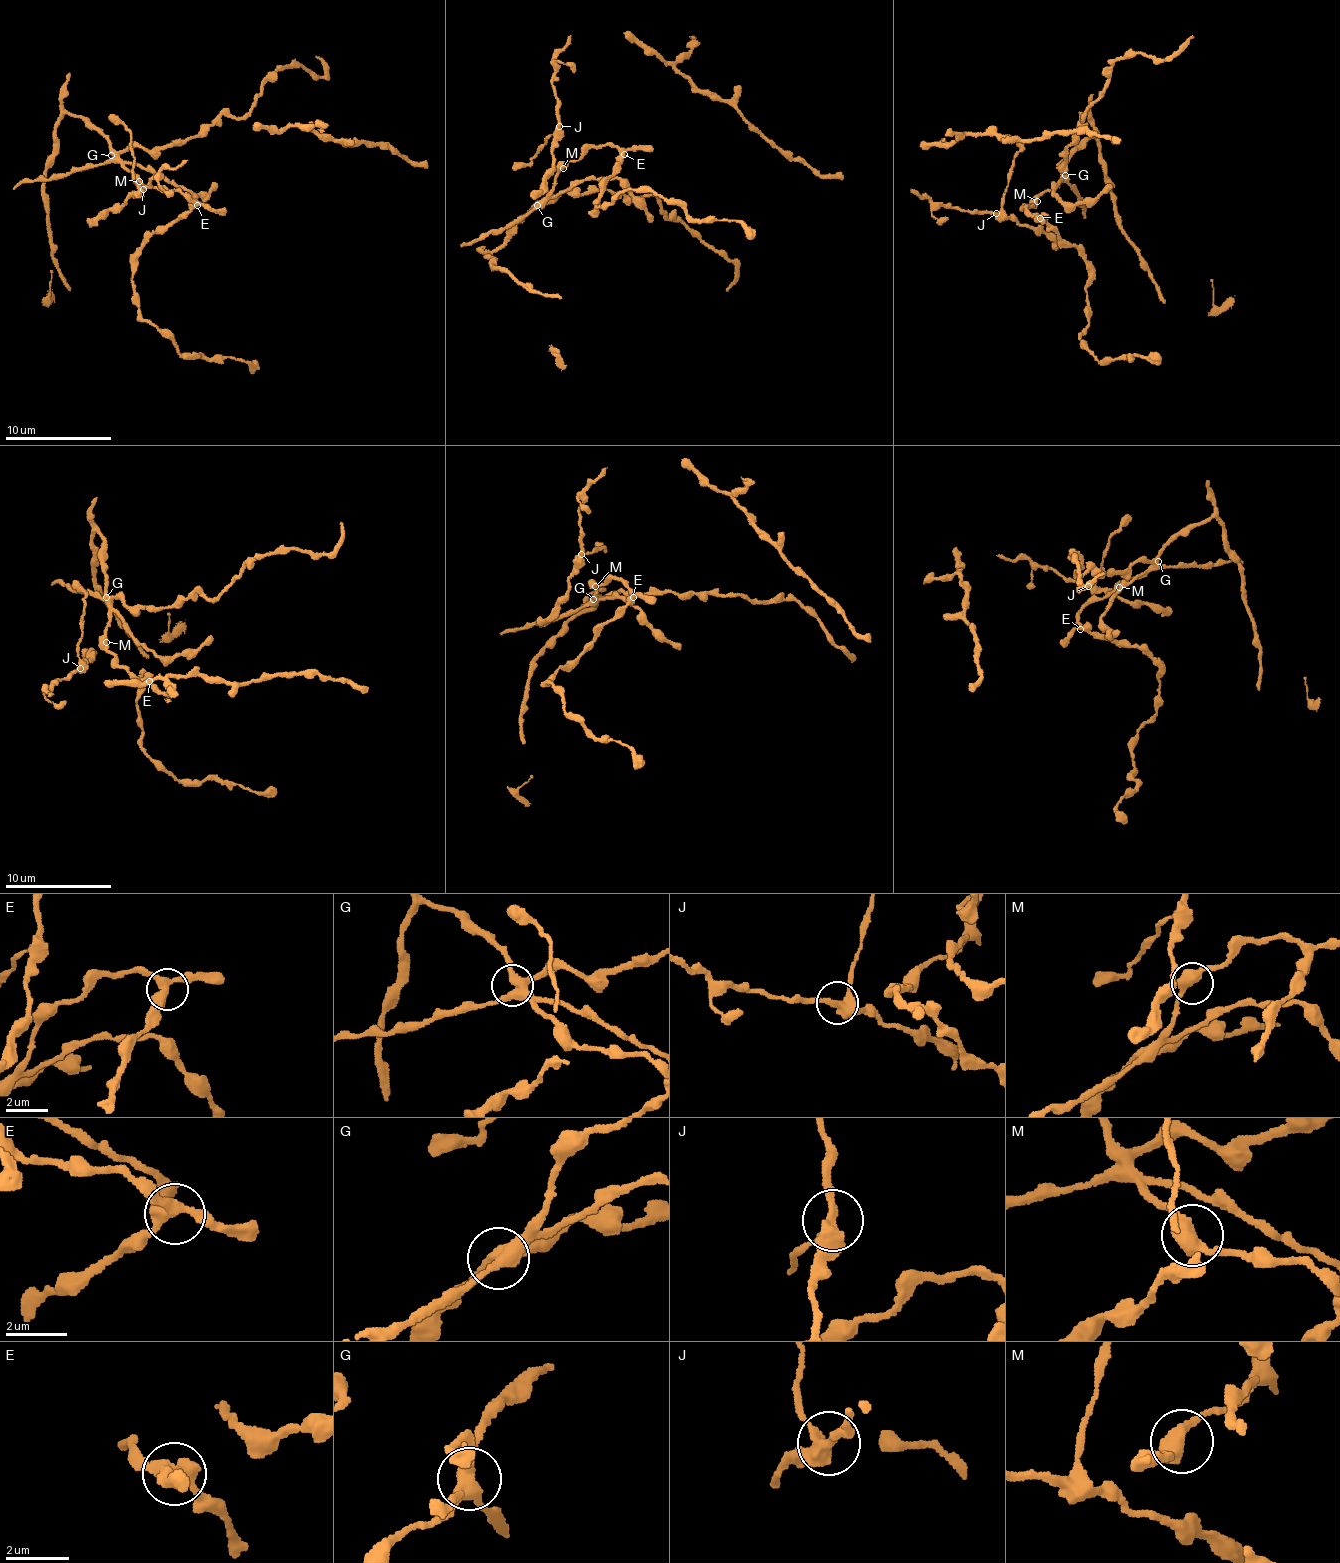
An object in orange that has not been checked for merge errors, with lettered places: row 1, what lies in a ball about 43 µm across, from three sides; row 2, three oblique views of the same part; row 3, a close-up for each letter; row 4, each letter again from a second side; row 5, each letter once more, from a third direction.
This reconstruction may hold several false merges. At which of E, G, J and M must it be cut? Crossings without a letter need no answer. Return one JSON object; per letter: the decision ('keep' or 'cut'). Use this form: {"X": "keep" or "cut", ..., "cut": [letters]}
{"E": "keep", "G": "keep", "J": "keep", "M": "keep", "cut": []}

